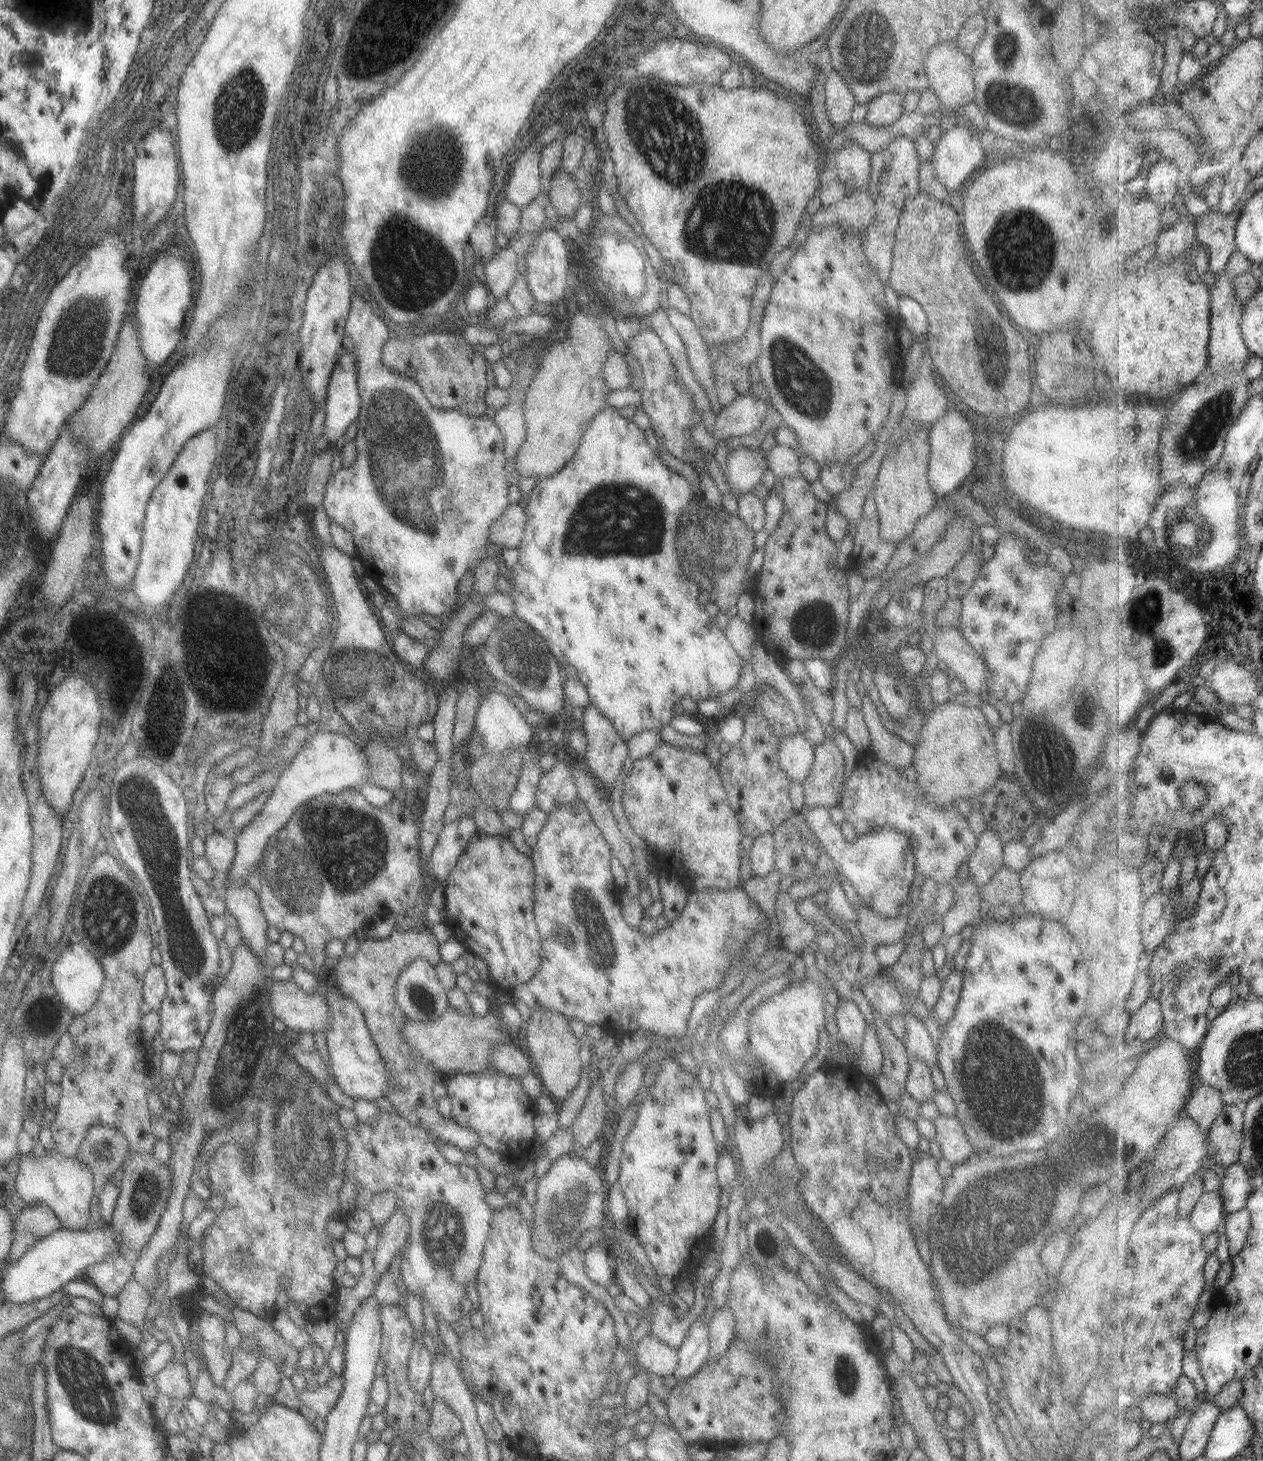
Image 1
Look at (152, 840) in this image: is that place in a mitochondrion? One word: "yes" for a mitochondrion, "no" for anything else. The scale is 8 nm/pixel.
yes

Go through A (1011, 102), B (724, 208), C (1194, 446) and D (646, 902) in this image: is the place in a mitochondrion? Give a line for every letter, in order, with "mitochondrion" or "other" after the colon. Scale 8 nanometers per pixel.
A: mitochondrion
B: mitochondrion
C: mitochondrion
D: other

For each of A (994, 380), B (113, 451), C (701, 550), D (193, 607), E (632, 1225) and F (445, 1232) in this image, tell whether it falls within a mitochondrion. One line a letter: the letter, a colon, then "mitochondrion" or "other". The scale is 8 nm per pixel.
A: other
B: other
C: mitochondrion
D: other
E: other
F: mitochondrion

